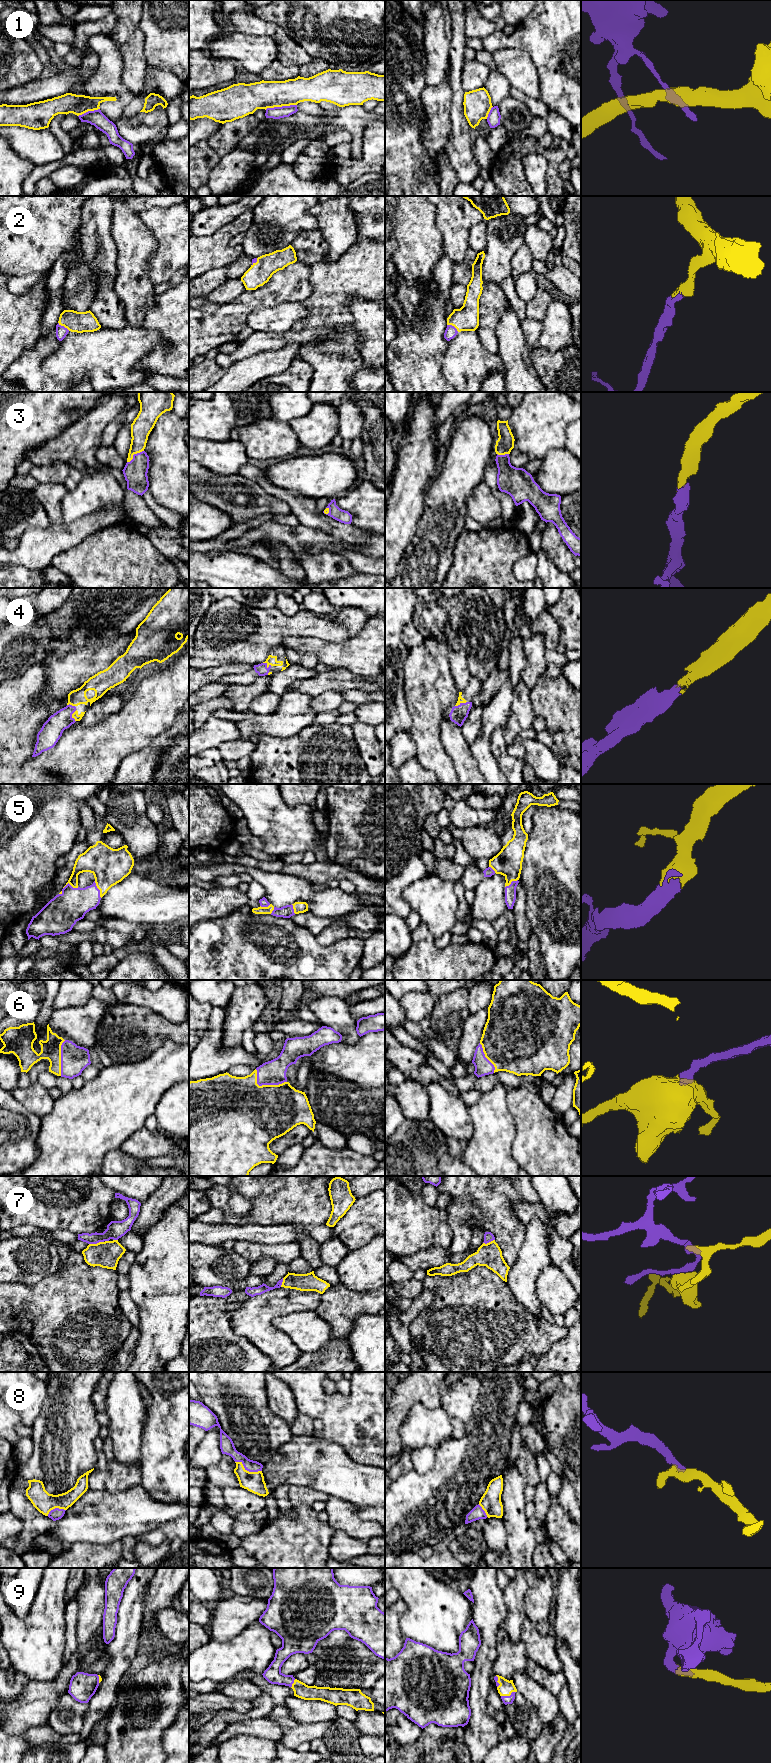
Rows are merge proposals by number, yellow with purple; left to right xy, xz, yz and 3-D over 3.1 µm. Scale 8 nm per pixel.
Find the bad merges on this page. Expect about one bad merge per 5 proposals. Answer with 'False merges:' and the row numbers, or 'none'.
False merges: 1, 7

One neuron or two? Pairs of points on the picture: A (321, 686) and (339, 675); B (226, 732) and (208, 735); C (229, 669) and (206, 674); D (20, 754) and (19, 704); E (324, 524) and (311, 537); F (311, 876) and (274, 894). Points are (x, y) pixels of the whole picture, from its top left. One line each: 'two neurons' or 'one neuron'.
A: one neuron
B: one neuron
C: one neuron
D: one neuron
E: two neurons
F: two neurons

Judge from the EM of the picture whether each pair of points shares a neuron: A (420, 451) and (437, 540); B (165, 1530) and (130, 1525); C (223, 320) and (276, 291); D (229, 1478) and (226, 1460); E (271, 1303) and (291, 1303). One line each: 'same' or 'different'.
A: different
B: different
C: same
D: same
E: same

